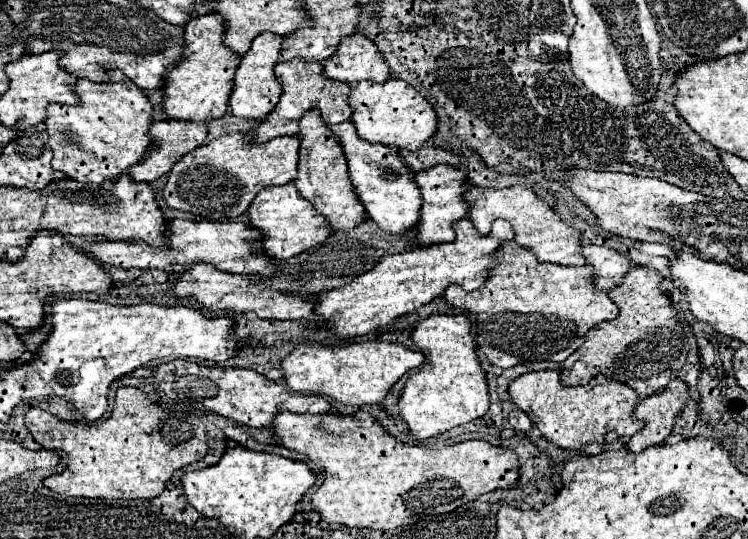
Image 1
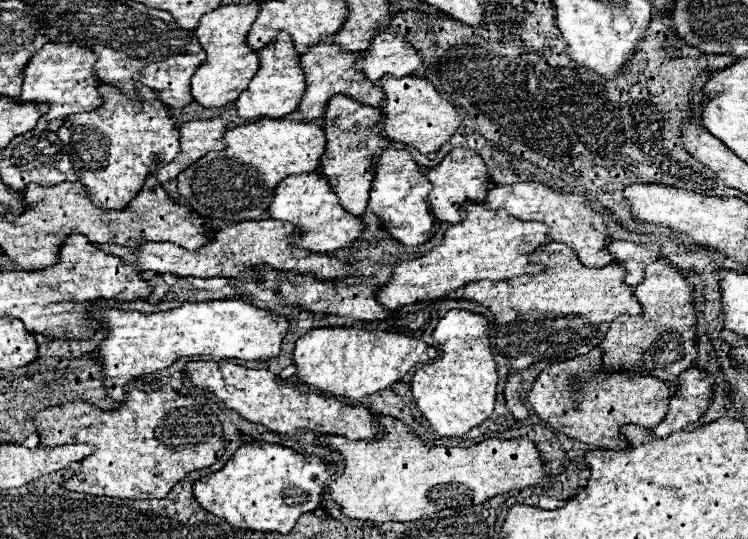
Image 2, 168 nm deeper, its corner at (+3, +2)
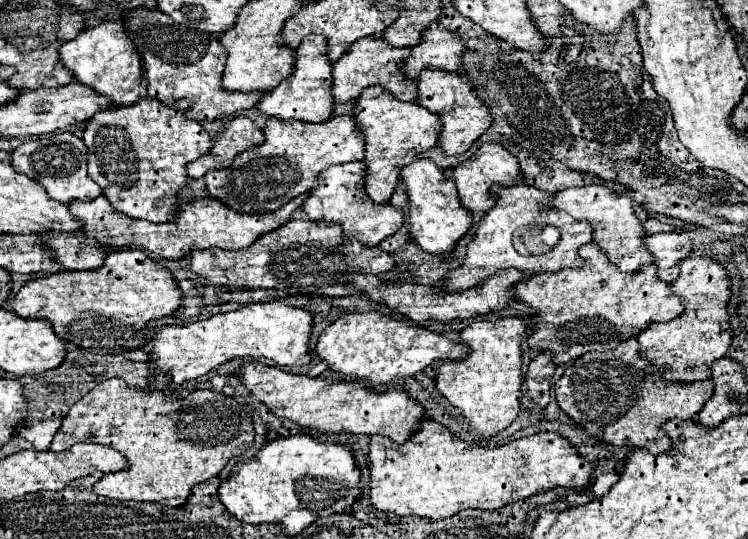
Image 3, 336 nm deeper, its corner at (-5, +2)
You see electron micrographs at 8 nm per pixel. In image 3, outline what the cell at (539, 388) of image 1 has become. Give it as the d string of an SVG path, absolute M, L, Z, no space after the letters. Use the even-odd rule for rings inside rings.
M626 339L614 351L590 351L570 363L556 381L554 395L560 409L592 437L610 445L640 447L658 455L670 449L670 439L660 431L660 425L674 417L694 417L700 405L712 395L712 381L706 379L682 385L678 381L658 379L652 375L648 361L638 355L636 339Z

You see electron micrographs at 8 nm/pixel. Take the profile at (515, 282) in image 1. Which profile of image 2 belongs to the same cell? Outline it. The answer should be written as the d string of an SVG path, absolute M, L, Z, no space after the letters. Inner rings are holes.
M548 243L540 249L536 249L530 255L530 261L542 263L546 267L546 271L540 275L524 275L524 277L514 277L508 283L506 281L498 283L500 297L496 297L496 299L490 299L492 283L486 283L486 281L466 285L466 293L464 293L466 299L482 303L492 313L494 327L496 327L496 335L494 335L496 351L504 353L510 359L510 365L514 365L518 369L526 369L538 361L550 361L550 359L564 361L564 359L584 355L602 343L610 323L616 317L640 315L640 311L642 311L640 301L634 295L634 289L624 283L622 267L608 265L608 267L600 267L600 269L588 269L580 263L580 259L576 259L576 253L564 243Z

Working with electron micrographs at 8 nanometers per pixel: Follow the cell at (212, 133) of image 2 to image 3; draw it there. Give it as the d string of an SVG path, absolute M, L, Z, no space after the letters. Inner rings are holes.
M238 115L224 125L224 129L218 133L218 137L212 143L212 149L206 155L196 159L194 163L188 163L186 167L188 177L198 179L198 177L204 177L204 173L210 169L228 167L228 163L240 151L252 145L258 145L260 141L264 141L264 137L262 137L262 131L254 125L254 121L244 115Z

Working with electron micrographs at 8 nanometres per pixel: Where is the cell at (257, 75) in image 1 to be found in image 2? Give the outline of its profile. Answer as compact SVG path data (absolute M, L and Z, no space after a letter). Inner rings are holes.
M284 31L278 33L276 43L270 43L268 47L260 49L258 53L260 53L260 69L258 69L256 77L250 81L248 89L236 101L238 115L248 121L254 121L260 117L282 119L298 109L298 103L300 103L300 99L304 95L304 87L306 87L306 79L304 79L304 73L300 67L298 53L294 49L290 35Z

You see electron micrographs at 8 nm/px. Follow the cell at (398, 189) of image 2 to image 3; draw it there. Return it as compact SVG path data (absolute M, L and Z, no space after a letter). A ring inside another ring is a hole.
M414 159L410 165L406 165L400 171L400 183L406 187L406 195L408 195L408 205L410 205L410 237L412 237L412 241L416 241L424 251L434 253L434 255L450 253L454 249L456 241L468 231L468 227L472 223L472 213L464 211L460 199L456 195L456 185L430 159Z

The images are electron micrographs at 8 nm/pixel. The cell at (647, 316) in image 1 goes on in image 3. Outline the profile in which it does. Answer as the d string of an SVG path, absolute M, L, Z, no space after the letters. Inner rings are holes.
M686 257L678 263L680 275L670 289L682 297L684 313L664 325L650 325L636 333L636 341L640 343L640 355L658 369L664 369L664 379L668 381L700 381L710 377L710 365L724 357L730 347L732 335L728 325L728 297L730 283L728 275L720 263L708 257Z

